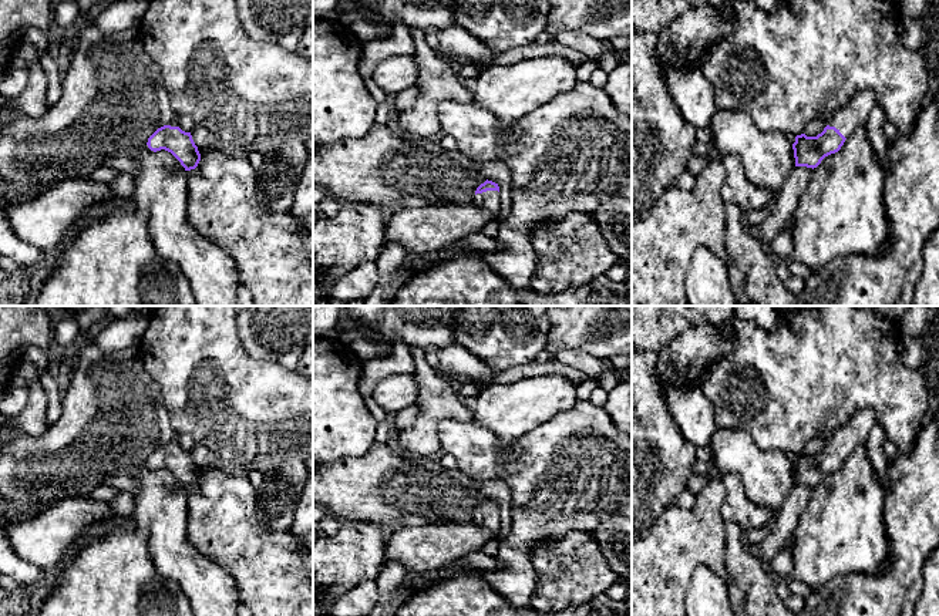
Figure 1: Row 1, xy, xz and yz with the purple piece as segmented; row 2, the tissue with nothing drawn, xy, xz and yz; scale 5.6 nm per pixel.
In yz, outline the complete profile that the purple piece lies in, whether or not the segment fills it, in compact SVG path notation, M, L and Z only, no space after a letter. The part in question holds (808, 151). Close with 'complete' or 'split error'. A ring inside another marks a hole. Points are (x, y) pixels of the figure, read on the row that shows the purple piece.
M861 88L845 105L834 111L828 125L817 137L797 135L792 144L795 166L817 168L821 161L841 149L845 139L868 121L875 94Z; split error

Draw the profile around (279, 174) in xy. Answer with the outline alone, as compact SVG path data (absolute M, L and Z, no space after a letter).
M289 137L266 154L256 178L259 203L275 212L290 211L295 189L310 156L307 141L300 137Z

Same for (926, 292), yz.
M939 226L926 239L921 252L922 272L913 289L911 306L939 306Z

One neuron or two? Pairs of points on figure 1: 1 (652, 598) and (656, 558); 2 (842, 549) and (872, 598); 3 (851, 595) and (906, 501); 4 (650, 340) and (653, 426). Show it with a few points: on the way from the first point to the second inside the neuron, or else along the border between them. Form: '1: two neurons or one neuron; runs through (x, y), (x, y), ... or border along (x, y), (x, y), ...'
1: one neuron; runs through (652, 588), (652, 574), (656, 568)
2: two neurons; border along (889, 561), (878, 572), (842, 574), (825, 582)
3: one neuron; runs through (879, 586), (906, 559), (906, 529)
4: two neurons; border along (646, 350), (655, 353)

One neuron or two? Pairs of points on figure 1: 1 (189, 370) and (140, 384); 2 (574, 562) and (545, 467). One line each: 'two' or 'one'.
1: two
2: two

